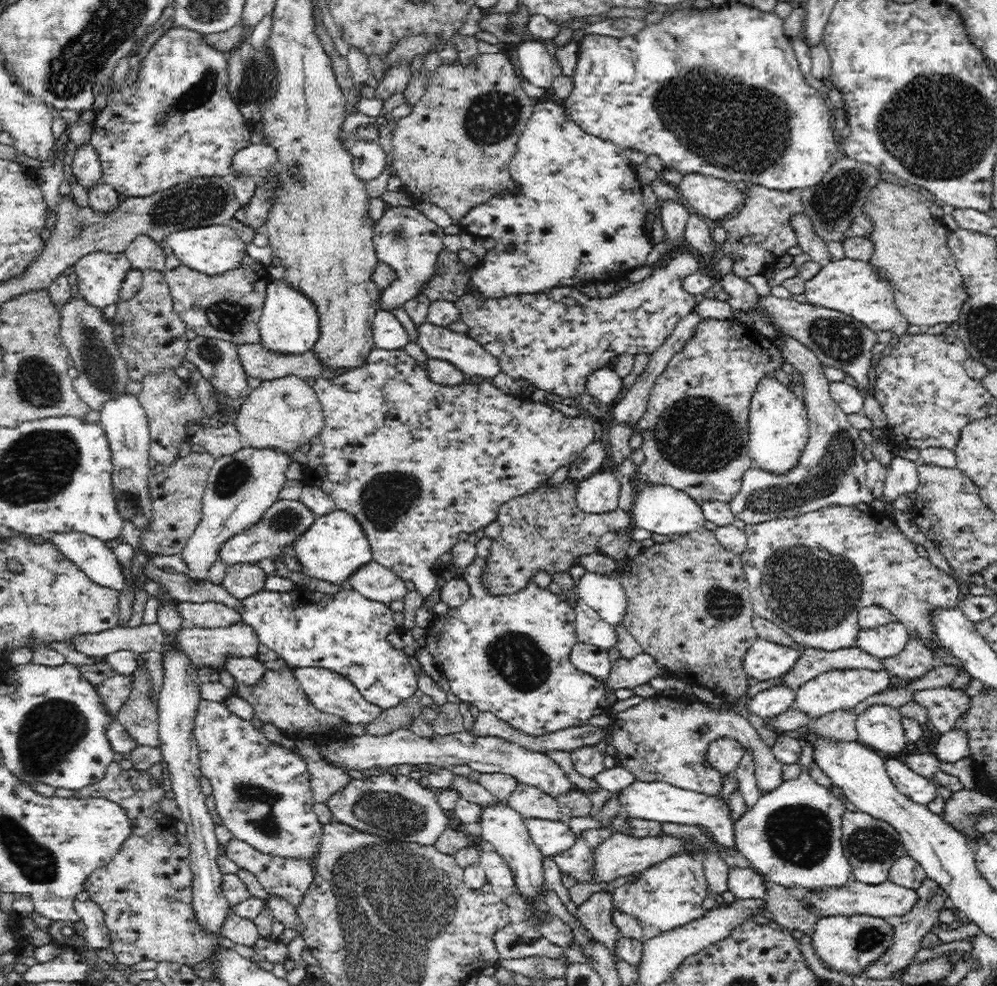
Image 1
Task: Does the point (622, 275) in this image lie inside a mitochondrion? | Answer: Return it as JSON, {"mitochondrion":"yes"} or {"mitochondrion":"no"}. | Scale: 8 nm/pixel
{"mitochondrion":"no"}

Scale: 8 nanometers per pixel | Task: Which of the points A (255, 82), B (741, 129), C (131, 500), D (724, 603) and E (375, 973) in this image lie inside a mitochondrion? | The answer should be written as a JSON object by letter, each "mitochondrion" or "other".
{"A":"mitochondrion","B":"mitochondrion","C":"mitochondrion","D":"mitochondrion","E":"mitochondrion"}

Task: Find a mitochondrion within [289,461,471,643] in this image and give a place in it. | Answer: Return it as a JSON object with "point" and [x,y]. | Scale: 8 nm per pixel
{"point":[388,497]}

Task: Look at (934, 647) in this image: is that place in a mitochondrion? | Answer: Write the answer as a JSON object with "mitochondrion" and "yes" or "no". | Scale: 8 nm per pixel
{"mitochondrion":"no"}

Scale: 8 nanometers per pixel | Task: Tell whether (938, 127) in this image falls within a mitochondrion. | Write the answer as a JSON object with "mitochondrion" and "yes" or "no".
{"mitochondrion":"yes"}

